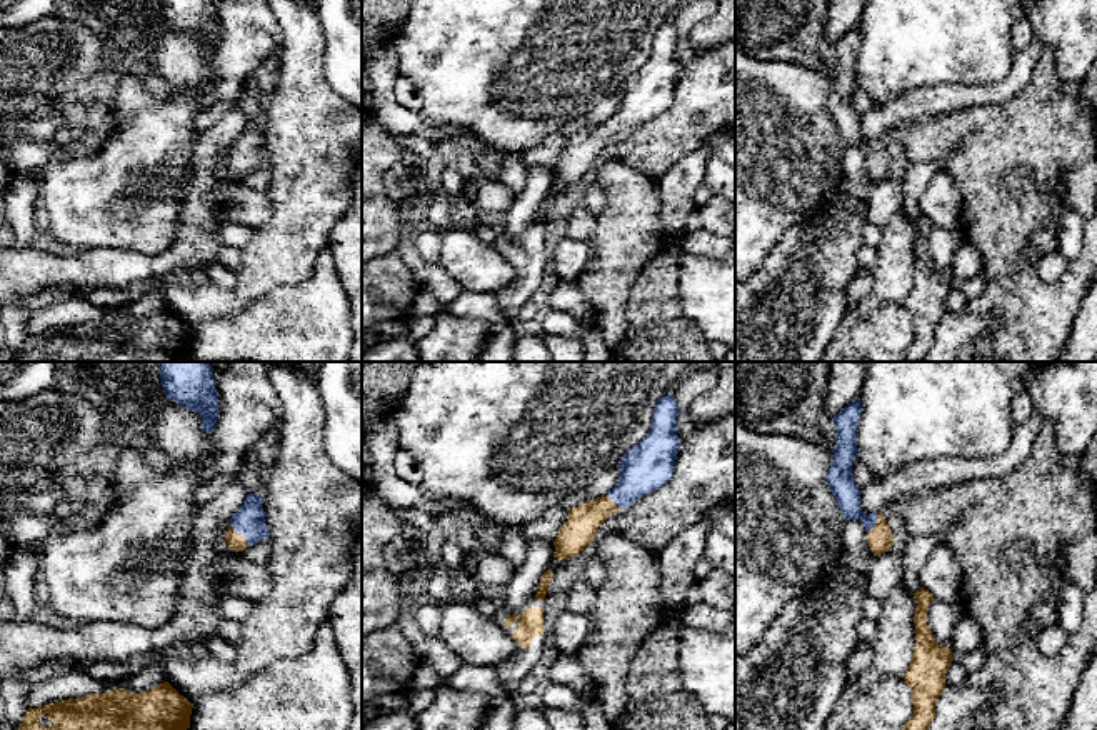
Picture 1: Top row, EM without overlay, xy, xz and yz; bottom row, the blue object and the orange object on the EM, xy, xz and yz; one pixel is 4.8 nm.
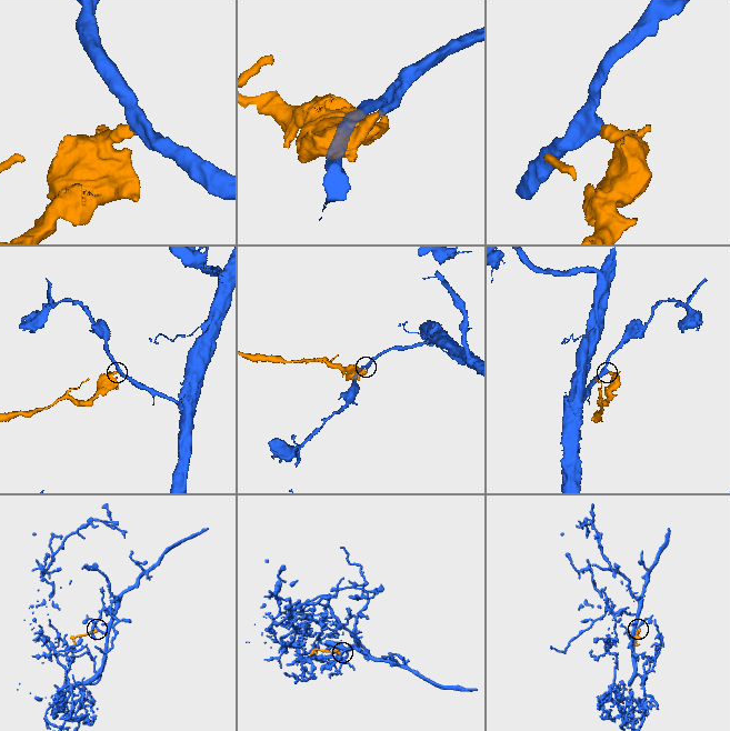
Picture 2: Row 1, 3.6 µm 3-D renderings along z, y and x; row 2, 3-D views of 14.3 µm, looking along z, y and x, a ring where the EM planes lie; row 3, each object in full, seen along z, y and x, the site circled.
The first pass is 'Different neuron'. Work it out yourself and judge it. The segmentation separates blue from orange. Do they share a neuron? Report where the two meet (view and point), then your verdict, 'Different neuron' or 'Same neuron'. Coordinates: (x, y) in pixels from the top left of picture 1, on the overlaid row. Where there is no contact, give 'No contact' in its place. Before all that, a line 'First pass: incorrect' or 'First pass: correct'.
First pass: incorrect
Touches blue at xy (240, 532). Same neuron

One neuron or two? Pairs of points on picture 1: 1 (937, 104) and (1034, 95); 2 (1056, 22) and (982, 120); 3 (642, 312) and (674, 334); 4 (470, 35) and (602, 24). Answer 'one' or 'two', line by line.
1: two
2: two
3: one
4: one

